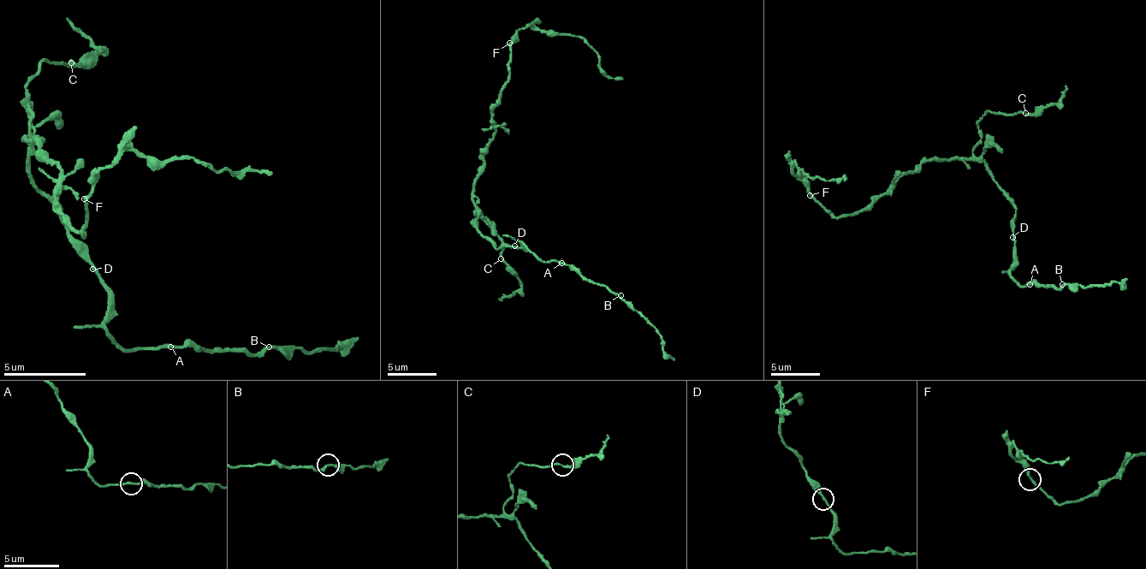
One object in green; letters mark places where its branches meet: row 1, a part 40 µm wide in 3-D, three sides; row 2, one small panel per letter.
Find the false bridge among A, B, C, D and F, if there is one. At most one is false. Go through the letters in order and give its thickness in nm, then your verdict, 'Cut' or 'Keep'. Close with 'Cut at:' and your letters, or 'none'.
A: Thickness 170 nm. Keep
B: Thickness 200 nm. Keep
C: Thickness 170 nm. Keep
D: Thickness 190 nm. Keep
F: Thickness 190 nm. Keep
Cut at: none

